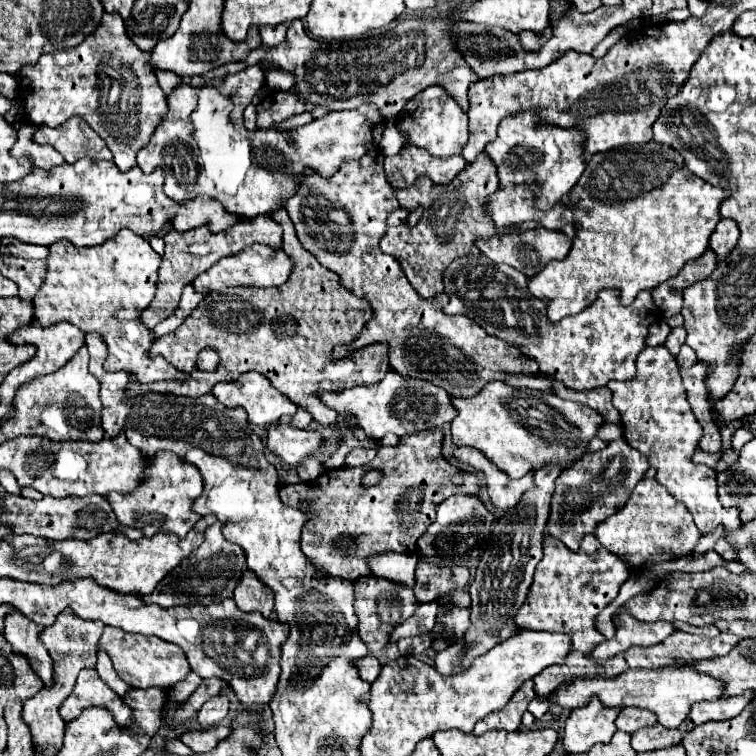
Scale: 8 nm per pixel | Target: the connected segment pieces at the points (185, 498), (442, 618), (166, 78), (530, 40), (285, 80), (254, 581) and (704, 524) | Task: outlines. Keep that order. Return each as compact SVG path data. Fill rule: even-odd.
M158 451L148 459L148 463L150 467L146 467L146 483L142 483L140 491L132 491L130 495L106 495L108 503L122 525L142 529L146 537L152 537L156 531L172 531L180 537L188 535L188 531L194 529L196 521L200 519L200 515L192 511L194 499L202 493L200 471L192 463L186 463L168 451Z
M454 607L446 615L440 613L438 621L444 623L444 629L454 629L456 637L462 637L470 629L470 611Z
M158 71L156 77L158 77L160 87L162 87L162 91L164 91L166 95L170 95L170 91L174 91L174 87L182 83L182 79L180 79L178 75L172 75L172 71Z
M546 29L546 31L542 31L542 33L524 31L524 33L520 33L520 43L522 43L524 49L538 49L538 47L544 45L550 37L552 37L552 29Z
M268 69L266 71L266 83L270 89L274 91L280 91L280 89L290 89L296 85L296 77L288 71L282 71L282 69Z
M252 571L244 573L240 581L240 593L234 593L234 601L244 613L260 613L266 615L266 619L274 617L274 595Z
M646 347L638 355L636 379L618 383L610 381L612 403L620 411L624 439L636 451L648 457L648 463L658 469L656 481L664 485L672 497L682 501L694 517L696 527L702 535L714 533L718 525L726 531L742 527L742 521L734 517L734 507L726 509L718 501L716 493L716 473L706 465L694 465L690 455L698 449L698 439L702 437L702 427L694 419L690 405L686 401L686 389L680 379L680 367L666 347Z

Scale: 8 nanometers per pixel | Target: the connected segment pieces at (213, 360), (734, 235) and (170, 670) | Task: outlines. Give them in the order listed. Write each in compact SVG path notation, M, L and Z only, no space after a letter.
M210 349L200 351L196 362L198 369L210 372L216 369L216 365L218 365L218 355L214 351Z
M722 219L716 225L716 229L710 237L710 249L716 253L718 261L722 261L722 259L726 259L726 255L730 255L730 251L738 243L738 235L740 235L738 225L732 219Z
M106 627L102 633L102 639L98 641L98 651L108 653L118 677L124 683L128 683L130 687L168 689L172 685L180 683L190 673L190 665L186 661L184 651L158 637L144 637L144 635L136 635L136 633L124 633L122 629Z

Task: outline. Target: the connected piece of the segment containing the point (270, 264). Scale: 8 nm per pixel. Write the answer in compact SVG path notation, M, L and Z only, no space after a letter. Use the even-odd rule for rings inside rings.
M250 245L238 255L230 255L226 259L220 259L216 265L212 265L208 271L198 275L194 279L196 291L222 291L224 287L278 287L288 281L288 275L292 271L292 261L284 251L276 251L266 245Z

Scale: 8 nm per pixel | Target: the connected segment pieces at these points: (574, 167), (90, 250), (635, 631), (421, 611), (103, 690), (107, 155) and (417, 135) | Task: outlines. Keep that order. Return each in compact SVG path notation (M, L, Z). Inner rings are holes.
M522 111L518 115L510 115L504 119L498 127L498 137L486 145L486 153L498 167L498 177L506 173L506 181L512 183L512 177L516 183L538 183L540 189L536 193L536 205L540 209L550 209L554 203L558 203L572 187L578 183L584 167L586 167L586 155L584 155L584 141L586 135L578 131L576 127L554 127L554 125L538 125L538 113L534 111Z
M130 229L120 231L114 239L108 239L96 247L74 247L68 241L50 245L46 257L46 279L32 299L34 321L42 327L68 321L86 331L96 331L108 345L106 371L128 371L142 383L154 383L160 379L184 379L162 357L148 357L152 345L150 329L138 321L138 315L150 305L156 289L160 267L160 255L150 247L146 239L134 235Z
M628 613L613 616L615 635L612 641L602 641L592 655L588 655L594 661L610 659L632 645L658 645L662 643L670 633L676 631L676 627L668 621L654 621L654 623L638 623Z
M420 603L414 617L410 617L402 625L394 627L394 631L388 635L388 643L396 643L404 637L414 637L414 635L428 633L436 625L436 615L438 615L438 605L436 603Z
M82 669L72 695L64 705L60 705L60 715L64 721L72 721L90 705L104 705L120 725L130 725L130 707L120 701L120 697L98 677L94 669Z
M78 116L68 119L66 123L62 123L62 127L54 129L36 125L34 141L52 145L64 155L66 163L74 163L82 157L112 159L112 153L106 143L98 137L96 131L88 127L88 123L82 123L82 118Z
M428 87L426 91L418 93L410 103L406 103L404 111L396 117L396 123L404 135L408 135L408 143L426 149L430 155L436 157L450 157L462 153L468 141L468 115L460 109L460 105L442 89L442 87Z

